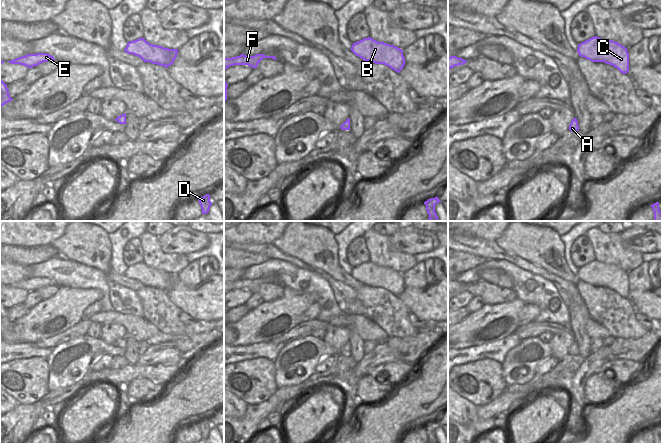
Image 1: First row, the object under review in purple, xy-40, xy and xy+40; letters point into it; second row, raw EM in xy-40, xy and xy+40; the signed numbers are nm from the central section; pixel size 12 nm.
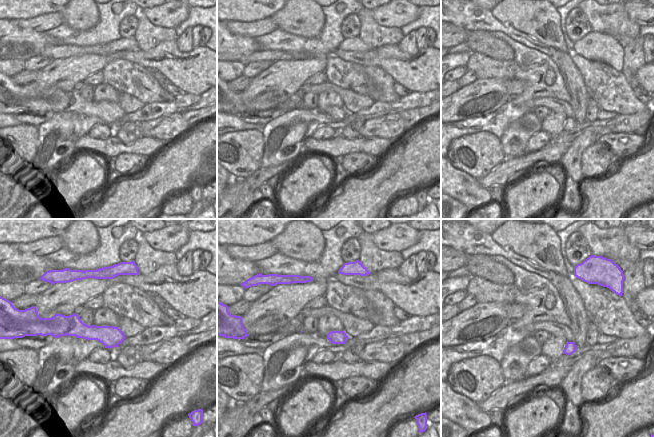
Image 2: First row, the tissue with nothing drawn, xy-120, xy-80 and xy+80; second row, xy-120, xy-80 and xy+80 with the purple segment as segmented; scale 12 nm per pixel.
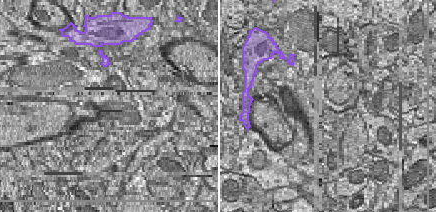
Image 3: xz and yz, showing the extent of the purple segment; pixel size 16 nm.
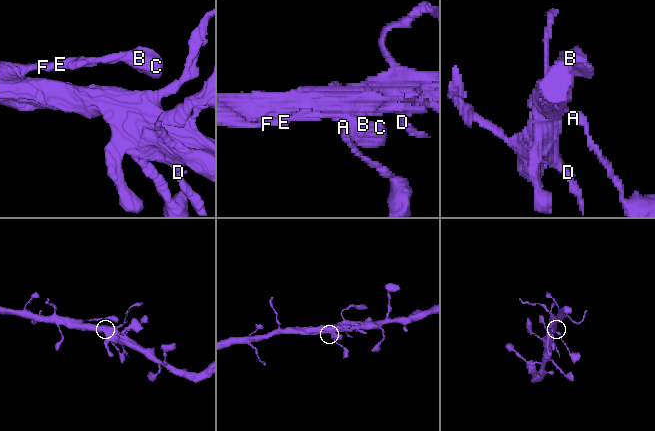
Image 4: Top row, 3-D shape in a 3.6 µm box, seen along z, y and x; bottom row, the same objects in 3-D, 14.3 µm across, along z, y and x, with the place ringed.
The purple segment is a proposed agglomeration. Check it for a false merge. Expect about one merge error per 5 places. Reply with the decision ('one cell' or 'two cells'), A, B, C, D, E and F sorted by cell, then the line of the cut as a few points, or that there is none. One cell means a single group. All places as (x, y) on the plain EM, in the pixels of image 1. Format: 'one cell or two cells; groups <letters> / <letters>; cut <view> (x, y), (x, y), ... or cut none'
one cell; groups A B C D E F; cut none

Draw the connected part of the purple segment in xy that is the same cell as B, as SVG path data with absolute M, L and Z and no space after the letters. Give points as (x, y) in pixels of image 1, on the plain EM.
M371 261L353 267L351 275L364 285L384 288L397 297L405 289L402 273L384 266L378 266Z

